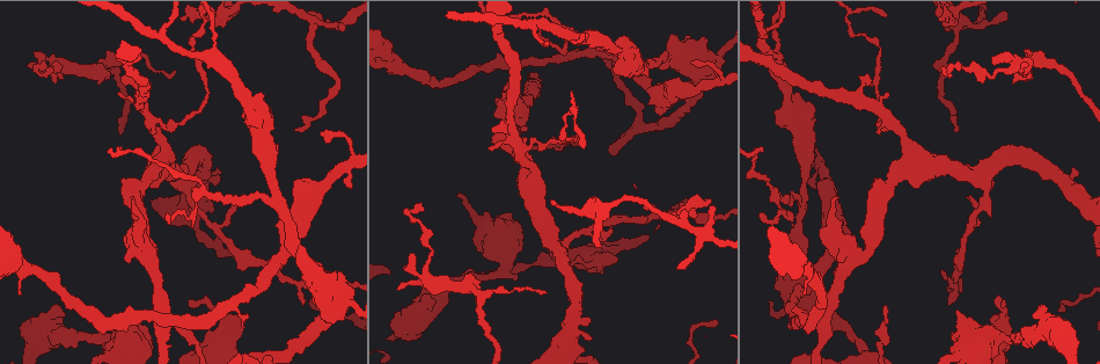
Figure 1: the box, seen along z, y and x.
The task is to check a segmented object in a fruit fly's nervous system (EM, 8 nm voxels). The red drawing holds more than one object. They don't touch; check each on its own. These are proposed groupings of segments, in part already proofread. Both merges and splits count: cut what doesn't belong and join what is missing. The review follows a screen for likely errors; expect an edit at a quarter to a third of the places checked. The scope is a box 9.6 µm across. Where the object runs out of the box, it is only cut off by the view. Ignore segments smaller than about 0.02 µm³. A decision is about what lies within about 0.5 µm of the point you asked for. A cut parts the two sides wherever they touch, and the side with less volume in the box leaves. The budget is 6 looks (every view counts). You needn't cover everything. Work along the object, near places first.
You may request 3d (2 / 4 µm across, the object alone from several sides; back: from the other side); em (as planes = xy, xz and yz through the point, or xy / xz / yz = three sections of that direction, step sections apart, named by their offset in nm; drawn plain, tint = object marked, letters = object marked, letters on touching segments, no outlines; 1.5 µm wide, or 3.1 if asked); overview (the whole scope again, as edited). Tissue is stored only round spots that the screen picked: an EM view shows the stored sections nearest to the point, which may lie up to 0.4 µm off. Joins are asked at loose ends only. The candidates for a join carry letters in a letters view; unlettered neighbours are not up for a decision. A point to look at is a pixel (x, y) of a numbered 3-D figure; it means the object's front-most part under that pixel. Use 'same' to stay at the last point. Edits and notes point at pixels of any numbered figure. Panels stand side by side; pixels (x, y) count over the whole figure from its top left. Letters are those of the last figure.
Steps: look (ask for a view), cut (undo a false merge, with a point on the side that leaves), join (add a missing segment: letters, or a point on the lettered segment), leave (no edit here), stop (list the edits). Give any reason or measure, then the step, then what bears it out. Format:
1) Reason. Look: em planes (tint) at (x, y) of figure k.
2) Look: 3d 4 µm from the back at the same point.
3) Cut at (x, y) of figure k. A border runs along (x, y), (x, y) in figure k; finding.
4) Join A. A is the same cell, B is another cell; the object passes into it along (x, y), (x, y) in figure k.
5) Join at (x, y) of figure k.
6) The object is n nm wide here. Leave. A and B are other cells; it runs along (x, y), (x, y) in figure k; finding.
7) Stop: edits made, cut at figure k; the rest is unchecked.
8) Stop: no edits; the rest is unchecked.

Look: em xz step 8 (tint) at (940, 67) of figure 1.

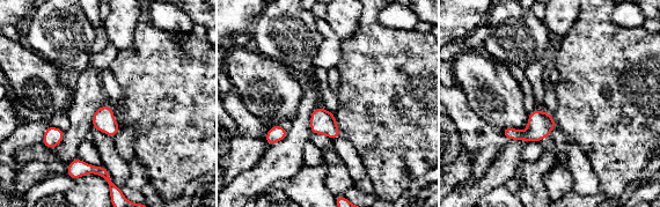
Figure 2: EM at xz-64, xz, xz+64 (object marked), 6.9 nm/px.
Cut it another way. Look: em planes (letters) at the same point.

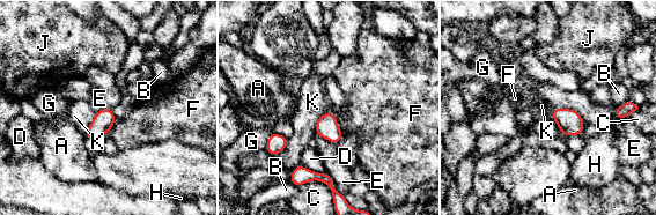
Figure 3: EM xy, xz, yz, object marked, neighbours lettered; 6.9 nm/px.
Leave. A, B, C, D, E, F, G, H, J and K are other cells; a border runs along (329, 111), (317, 119), (314, 134) in figure 3; no lettered segment goes on from it.

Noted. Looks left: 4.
Thick turns thin. Look: em planes (letters) at (995, 336) of figure 1.

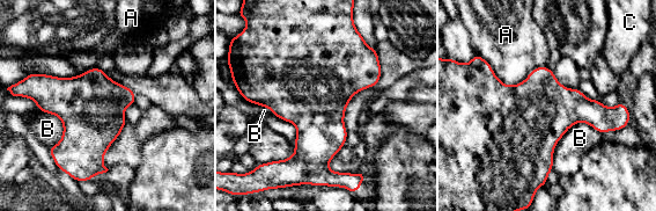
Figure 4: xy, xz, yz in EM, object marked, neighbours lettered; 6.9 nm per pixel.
Leave. A, B and C are other cells; a border runs along (601, 132), (573, 124), (552, 169) in figure 4; one neuron here.

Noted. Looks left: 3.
Branch stops here. Look: em planes (plain) at (430, 298) of figure 1.

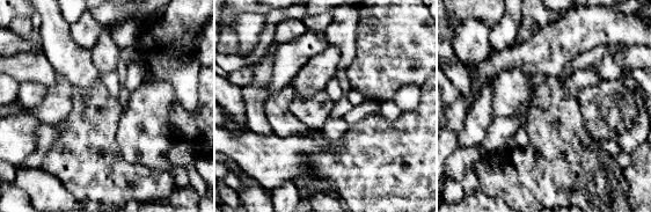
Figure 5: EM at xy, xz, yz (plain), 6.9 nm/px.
Look: em planes (tint) at the same point.

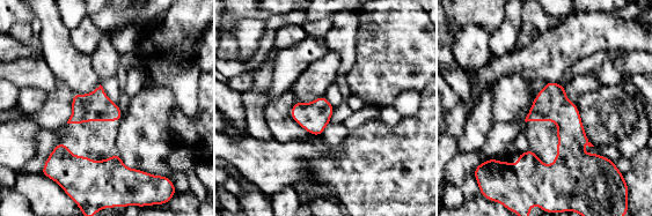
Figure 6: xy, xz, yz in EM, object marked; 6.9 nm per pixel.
See the neighbours. Look: em planes (letters) at the same point.

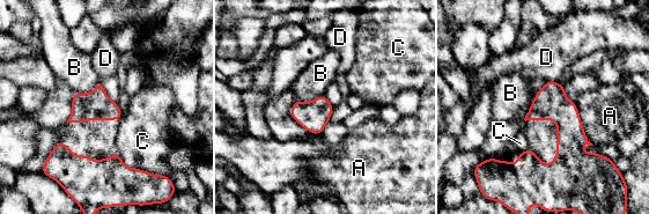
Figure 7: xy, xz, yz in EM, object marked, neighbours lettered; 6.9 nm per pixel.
Leave. A, B, C and D are other cells; it runs along (554, 83), (566, 155), (529, 179) in figure 7; no lettered segment goes on from it.

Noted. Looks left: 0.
Stop: no edits; the rest is unchecked.

